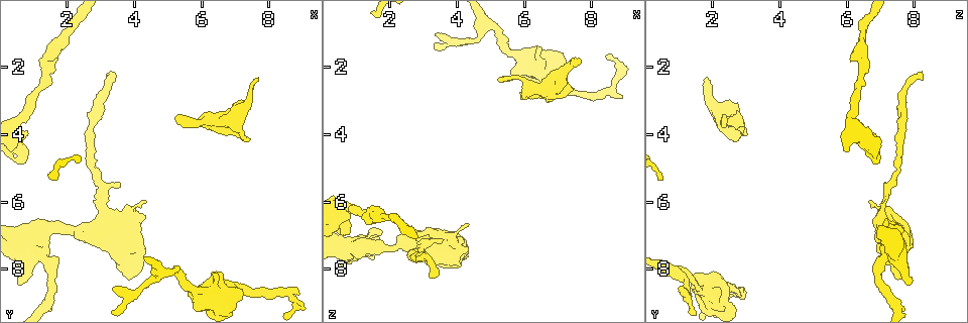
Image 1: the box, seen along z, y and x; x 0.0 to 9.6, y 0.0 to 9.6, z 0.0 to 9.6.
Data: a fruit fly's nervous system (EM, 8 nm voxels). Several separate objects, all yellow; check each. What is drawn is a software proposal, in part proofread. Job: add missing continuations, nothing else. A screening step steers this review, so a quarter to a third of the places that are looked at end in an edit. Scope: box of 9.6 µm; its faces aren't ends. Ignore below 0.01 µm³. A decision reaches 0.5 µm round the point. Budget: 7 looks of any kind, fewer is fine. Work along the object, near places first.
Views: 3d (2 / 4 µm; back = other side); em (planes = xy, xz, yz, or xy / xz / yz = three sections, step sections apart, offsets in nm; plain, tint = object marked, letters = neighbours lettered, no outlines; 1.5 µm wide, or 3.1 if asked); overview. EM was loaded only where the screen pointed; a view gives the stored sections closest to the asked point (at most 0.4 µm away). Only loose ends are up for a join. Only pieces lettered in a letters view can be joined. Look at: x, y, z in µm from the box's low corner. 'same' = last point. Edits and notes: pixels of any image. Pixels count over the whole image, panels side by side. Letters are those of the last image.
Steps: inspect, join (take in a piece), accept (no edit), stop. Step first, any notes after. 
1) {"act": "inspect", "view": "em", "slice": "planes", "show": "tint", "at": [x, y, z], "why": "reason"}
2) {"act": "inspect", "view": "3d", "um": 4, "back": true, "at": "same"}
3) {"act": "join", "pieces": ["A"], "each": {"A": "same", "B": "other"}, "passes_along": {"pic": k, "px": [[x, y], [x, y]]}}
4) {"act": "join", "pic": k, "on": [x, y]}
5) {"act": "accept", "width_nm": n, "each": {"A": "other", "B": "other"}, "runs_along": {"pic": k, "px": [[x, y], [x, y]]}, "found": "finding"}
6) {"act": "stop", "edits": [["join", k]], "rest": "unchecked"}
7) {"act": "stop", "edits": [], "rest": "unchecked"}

{"act": "inspect", "view": "em", "slice": "planes", "show": "letters", "at": [8.85, 8.80, 2.95], "why": "branch stops here"}

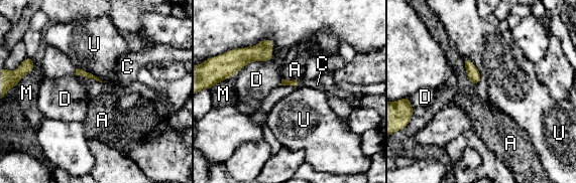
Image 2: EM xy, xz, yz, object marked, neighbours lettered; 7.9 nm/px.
{"act": "join", "pieces": ["C"], "longest_contact_nm": ["D", 360], "each": {"A": "other", "C": "same", "D": "other", "M": "other", "U": "other"}, "passes_along": {"pic": 2, "px": [[294, 82], [297, 82], [313, 83]]}, "found": "it goes on there"}

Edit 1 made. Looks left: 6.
{"act": "inspect", "view": "3d", "um": 2, "back": true, "at": [3.40, 8.65, 1.10], "why": "branch stops here"}

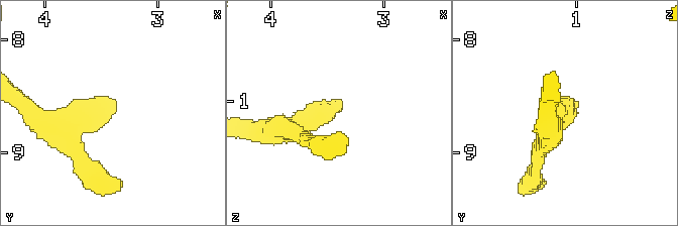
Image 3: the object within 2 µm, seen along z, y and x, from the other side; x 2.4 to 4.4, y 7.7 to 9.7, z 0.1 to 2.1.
{"act": "inspect", "view": "em", "slice": "planes", "show": "letters", "at": [3.38, 8.66, 1.04]}

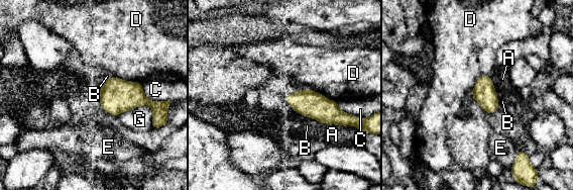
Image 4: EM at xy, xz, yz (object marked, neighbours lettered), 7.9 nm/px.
{"act": "accept", "each": {"A": "other", "B": "other", "C": "other", "D": "other", "E": "other", "G": "other"}, "found": "no lettered piece goes on from it"}

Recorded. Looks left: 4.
{"act": "stop", "edits": [["join", 2]], "rest": "unchecked"}

